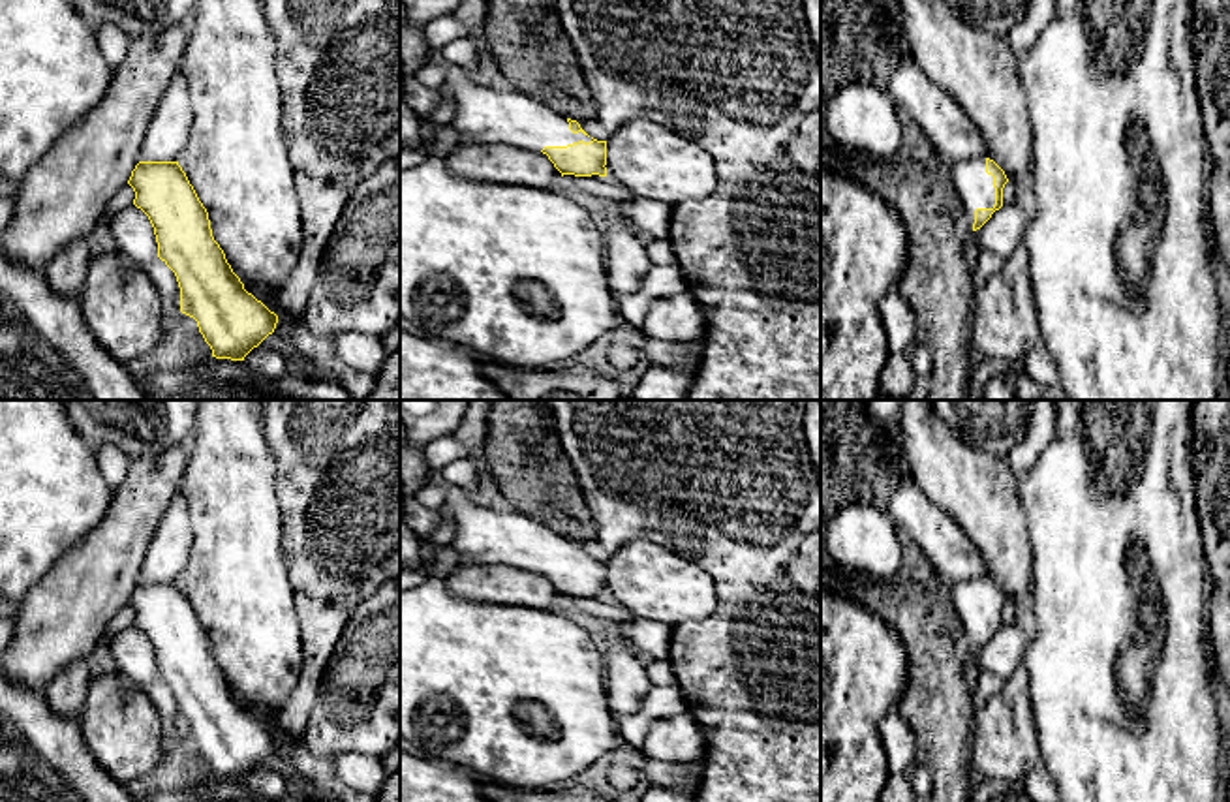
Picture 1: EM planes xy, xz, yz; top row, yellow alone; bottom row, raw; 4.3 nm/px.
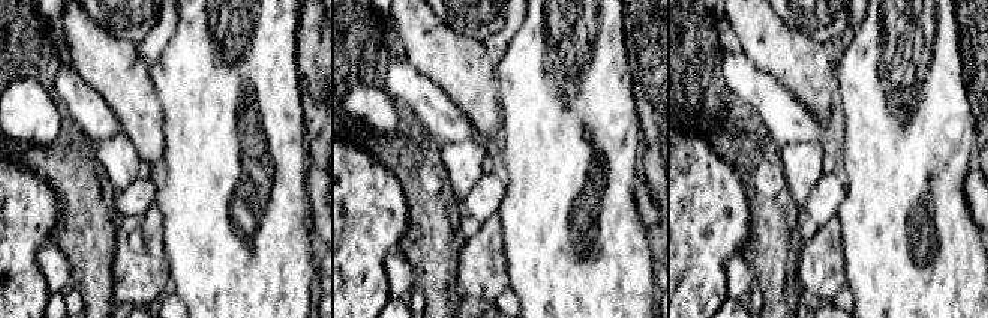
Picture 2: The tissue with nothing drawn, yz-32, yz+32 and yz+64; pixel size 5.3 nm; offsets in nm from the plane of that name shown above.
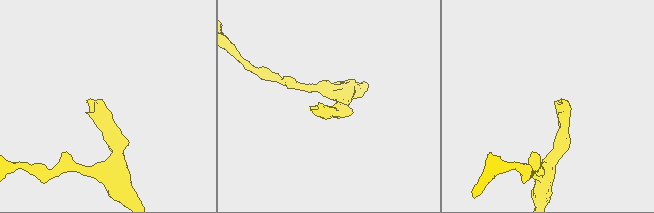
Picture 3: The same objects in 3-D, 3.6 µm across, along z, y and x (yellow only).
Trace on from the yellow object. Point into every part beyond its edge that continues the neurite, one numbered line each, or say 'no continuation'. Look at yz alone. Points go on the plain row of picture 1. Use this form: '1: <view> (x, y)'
1: yz (975, 607)

